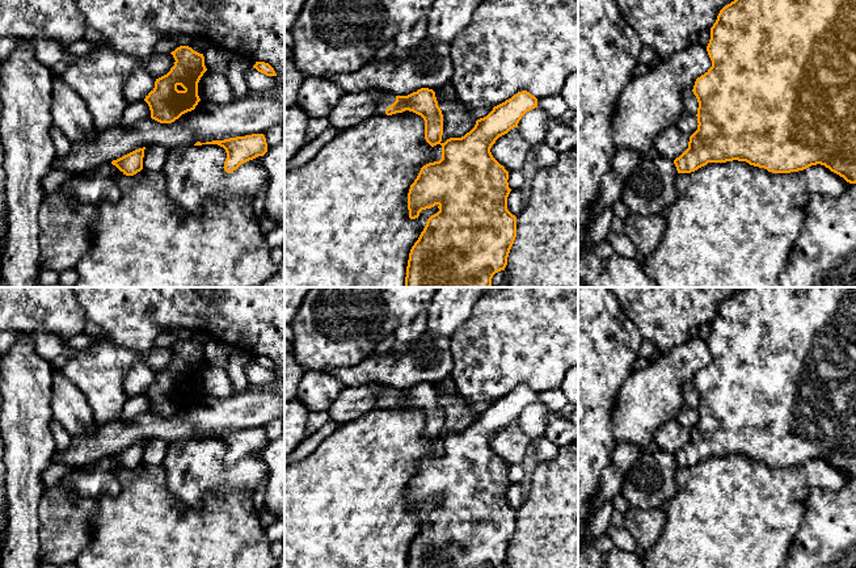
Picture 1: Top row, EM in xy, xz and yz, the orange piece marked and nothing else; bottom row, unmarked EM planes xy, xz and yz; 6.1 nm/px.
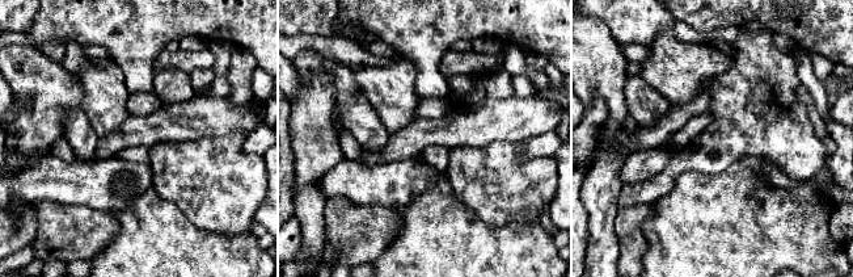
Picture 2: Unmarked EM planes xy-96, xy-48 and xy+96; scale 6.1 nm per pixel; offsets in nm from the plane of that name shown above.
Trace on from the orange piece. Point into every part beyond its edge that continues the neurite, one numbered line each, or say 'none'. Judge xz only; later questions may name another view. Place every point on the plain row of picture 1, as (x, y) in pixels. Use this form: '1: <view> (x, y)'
1: xz (386, 395)

